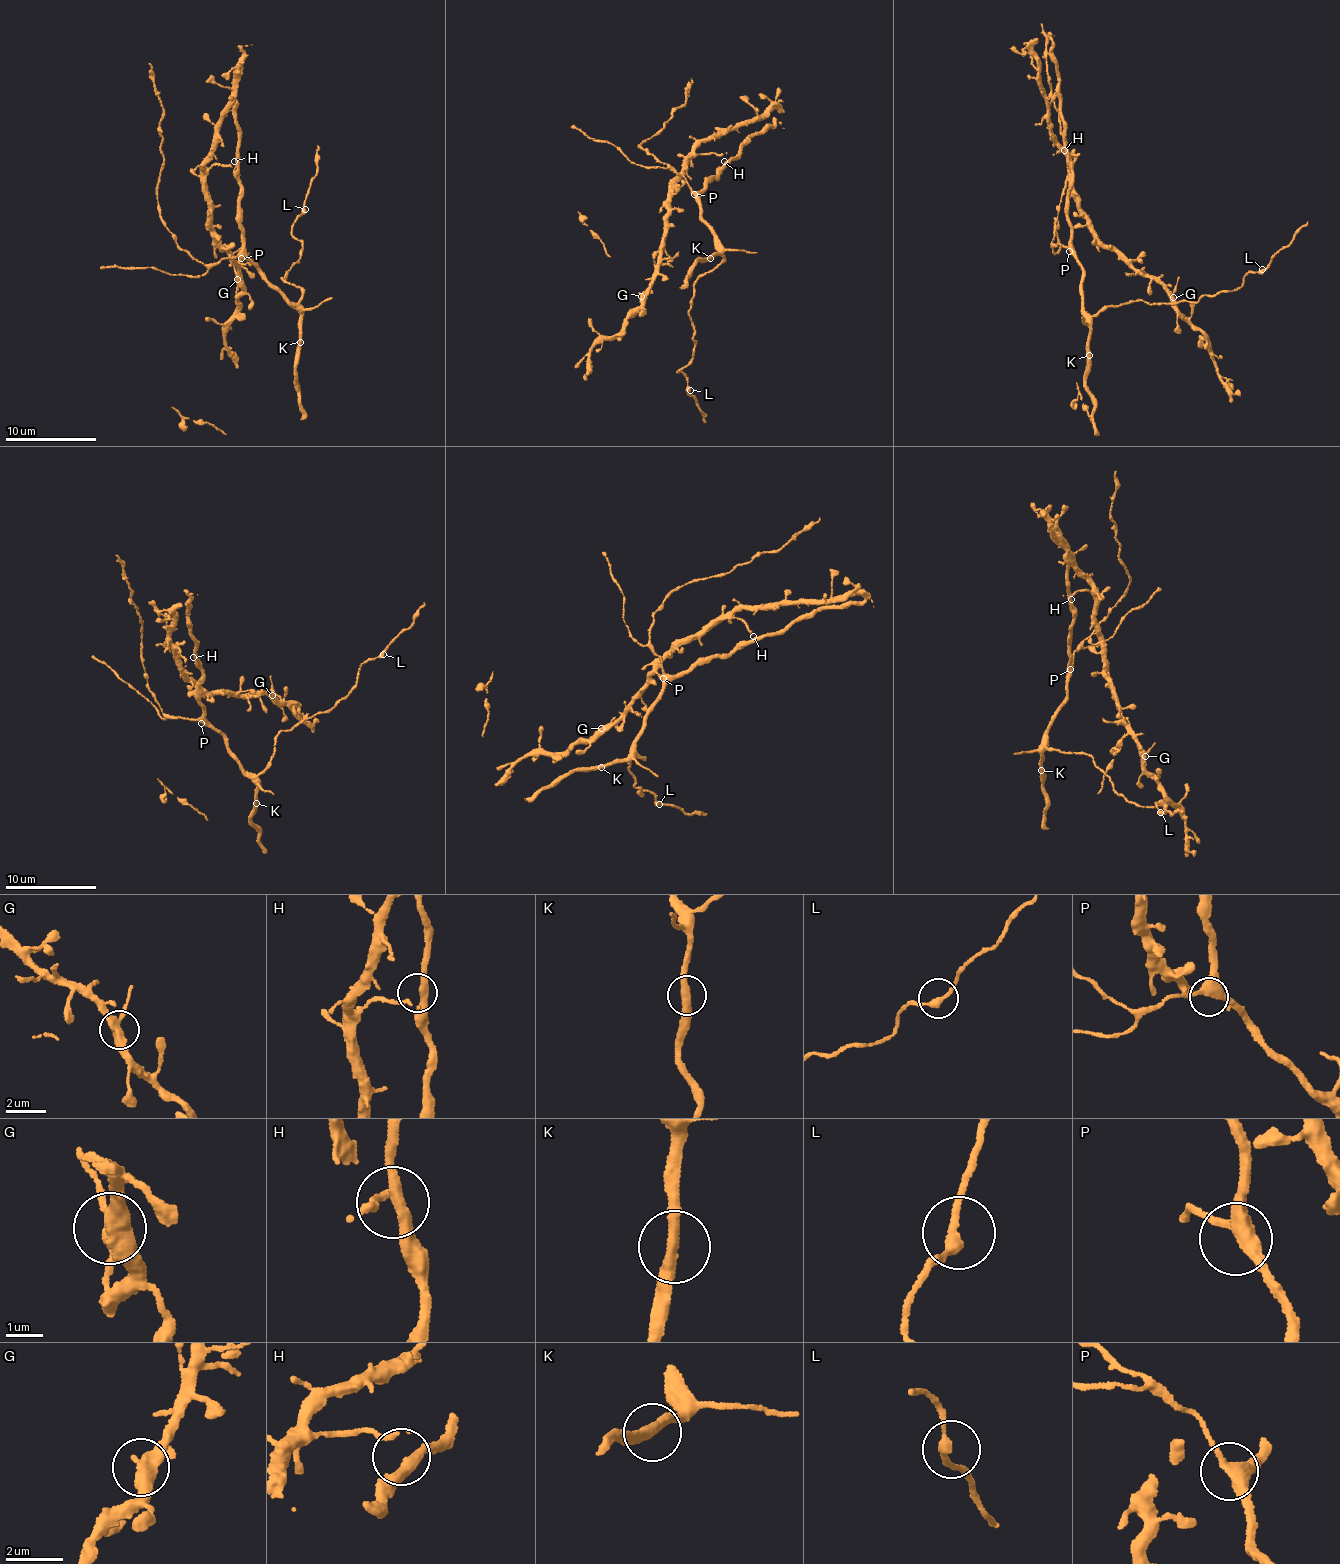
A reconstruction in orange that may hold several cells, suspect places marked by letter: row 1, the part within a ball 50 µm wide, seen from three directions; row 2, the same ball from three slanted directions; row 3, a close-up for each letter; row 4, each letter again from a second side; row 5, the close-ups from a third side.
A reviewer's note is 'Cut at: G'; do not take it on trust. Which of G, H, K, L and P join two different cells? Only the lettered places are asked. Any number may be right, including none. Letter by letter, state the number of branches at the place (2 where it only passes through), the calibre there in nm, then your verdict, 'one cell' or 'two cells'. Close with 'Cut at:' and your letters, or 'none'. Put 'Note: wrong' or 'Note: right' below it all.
G: 3 branches meet; 380 nm thick; one cell
H: 3 branches meet; 280 nm thick; one cell
K: 2 branches meet; 340 nm thick; one cell
L: 2 branches meet; 240 nm thick; one cell
P: 3 branches meet; 400 nm thick; one cell
Cut at: none
Note: wrong

